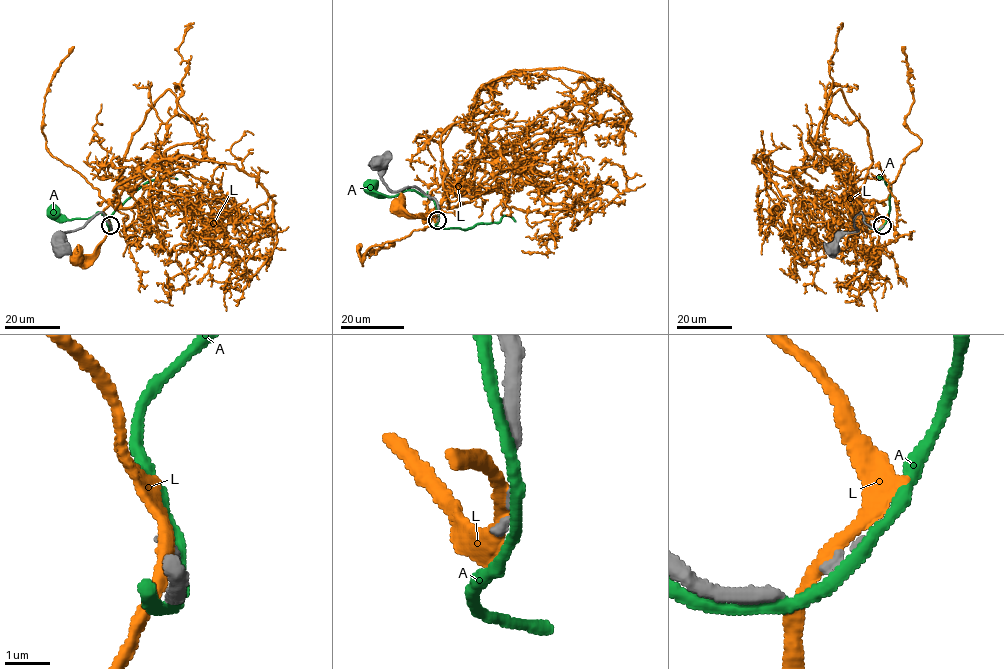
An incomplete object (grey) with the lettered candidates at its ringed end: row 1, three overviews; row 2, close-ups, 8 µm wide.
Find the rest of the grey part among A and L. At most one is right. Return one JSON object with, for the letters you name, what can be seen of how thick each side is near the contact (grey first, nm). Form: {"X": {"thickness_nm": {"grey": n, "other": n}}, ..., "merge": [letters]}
{"merge": []}

